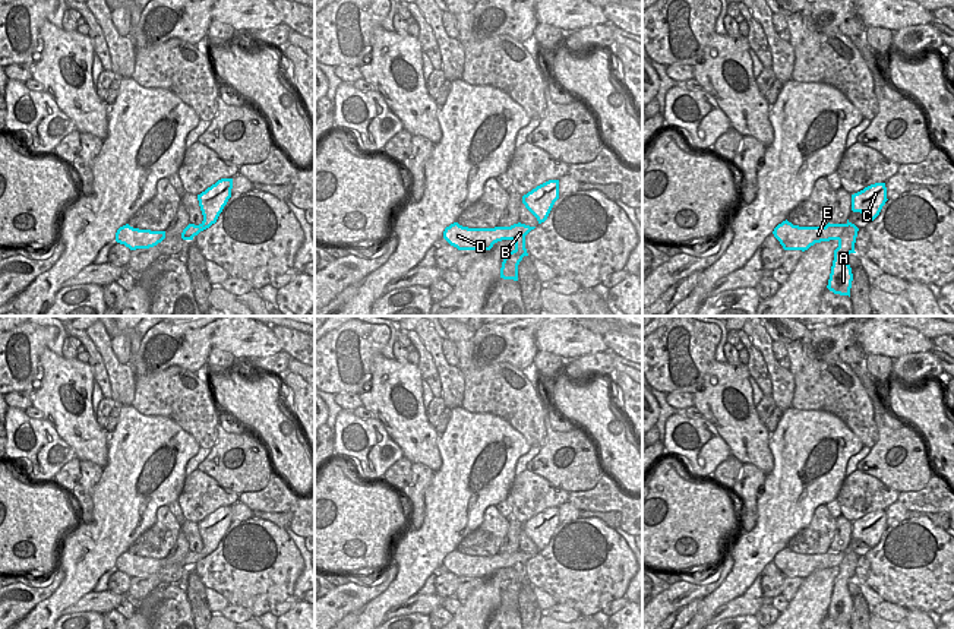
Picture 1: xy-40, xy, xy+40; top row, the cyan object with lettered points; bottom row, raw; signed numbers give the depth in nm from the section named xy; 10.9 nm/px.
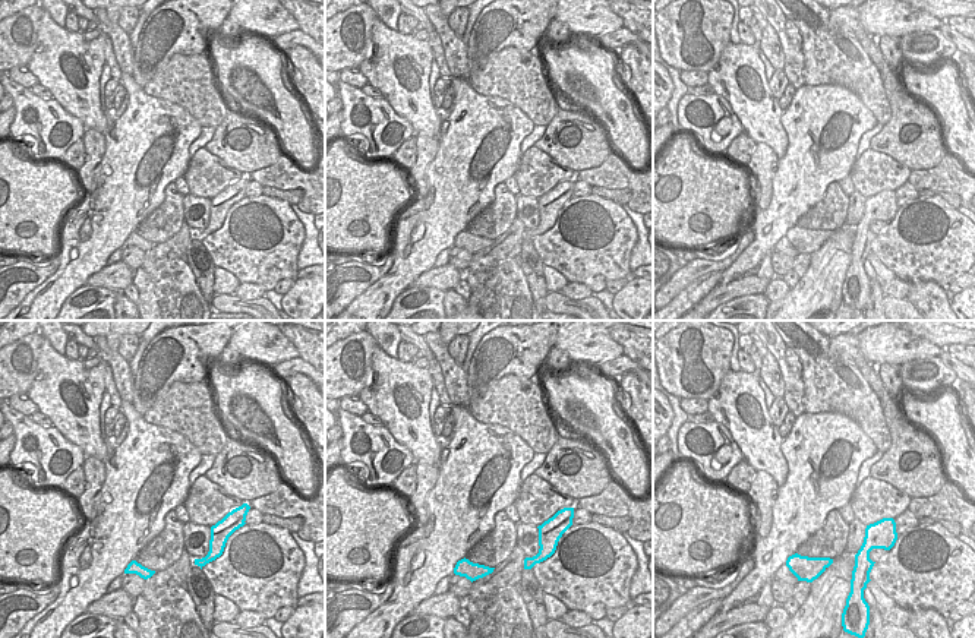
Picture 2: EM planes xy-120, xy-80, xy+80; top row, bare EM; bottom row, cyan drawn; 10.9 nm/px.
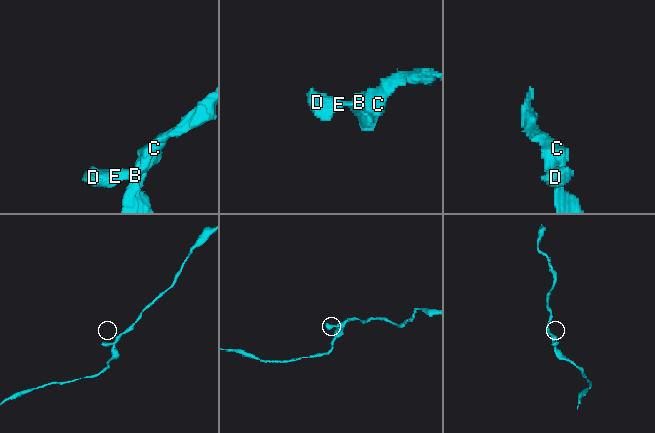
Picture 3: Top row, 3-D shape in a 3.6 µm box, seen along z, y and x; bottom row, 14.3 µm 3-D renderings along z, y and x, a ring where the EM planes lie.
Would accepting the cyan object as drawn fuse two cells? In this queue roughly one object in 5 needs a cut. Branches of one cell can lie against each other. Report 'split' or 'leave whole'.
leave whole

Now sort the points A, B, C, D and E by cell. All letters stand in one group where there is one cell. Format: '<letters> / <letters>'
A B C D E

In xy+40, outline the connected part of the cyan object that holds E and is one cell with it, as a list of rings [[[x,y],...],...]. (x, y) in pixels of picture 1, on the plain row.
[[[787,547],[778,551],[773,562],[784,578],[808,578],[815,570],[837,568],[834,588],[827,616],[834,622],[849,623],[853,609],[849,582],[855,579],[859,556],[849,547],[846,551],[827,551],[825,554],[799,554]]]

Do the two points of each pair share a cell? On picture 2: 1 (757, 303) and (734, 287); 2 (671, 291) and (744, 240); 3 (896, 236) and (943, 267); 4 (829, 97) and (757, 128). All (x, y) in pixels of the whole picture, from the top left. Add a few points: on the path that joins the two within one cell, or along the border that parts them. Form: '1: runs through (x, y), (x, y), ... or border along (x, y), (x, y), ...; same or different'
1: border along (763, 293), (737, 296), (719, 305); different
2: runs through (690, 272), (699, 267), (722, 265), (729, 259); same
3: runs through (908, 246), (923, 246), (931, 255); same
4: border along (782, 111), (781, 122), (786, 133), (786, 151); different

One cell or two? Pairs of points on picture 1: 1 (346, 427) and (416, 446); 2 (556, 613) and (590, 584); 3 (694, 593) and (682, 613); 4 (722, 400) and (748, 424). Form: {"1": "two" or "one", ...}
{"1": "two", "2": "two", "3": "two", "4": "one"}

